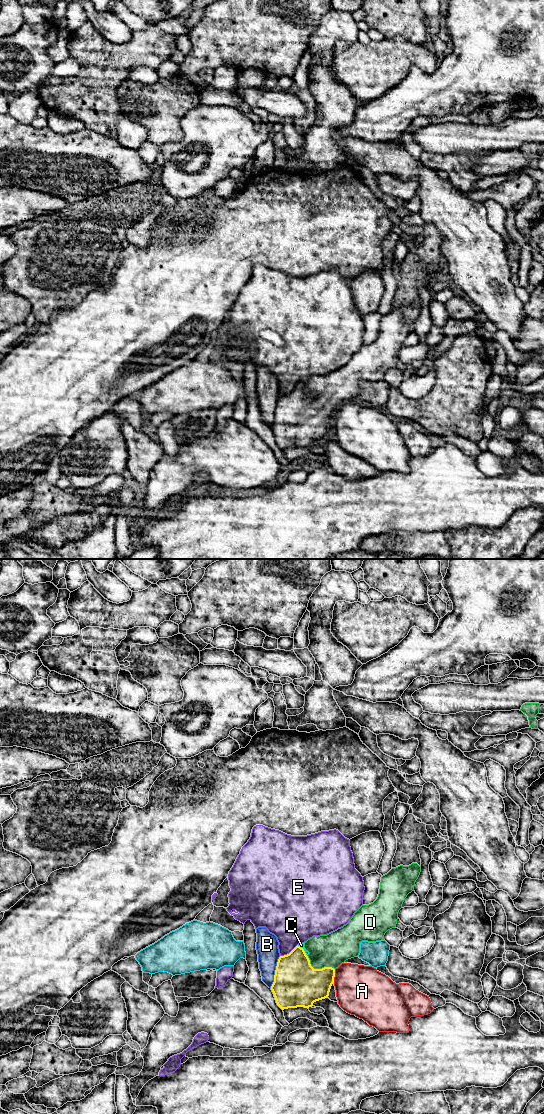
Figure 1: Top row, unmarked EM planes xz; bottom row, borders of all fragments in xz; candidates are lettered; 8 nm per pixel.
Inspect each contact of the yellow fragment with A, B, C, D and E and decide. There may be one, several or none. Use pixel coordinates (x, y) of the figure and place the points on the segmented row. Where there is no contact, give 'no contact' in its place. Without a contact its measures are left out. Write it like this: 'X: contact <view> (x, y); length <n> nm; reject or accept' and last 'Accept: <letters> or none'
A: contact xz (334, 976); length 110 nm; reject
B: contact xz (275, 972); length 260 nm; reject
C: contact xz (303, 949); length 120 nm; reject
D: contact xz (318, 969); length 260 nm; accept
E: contact xz (289, 953); length 170 nm; reject
Accept: D

